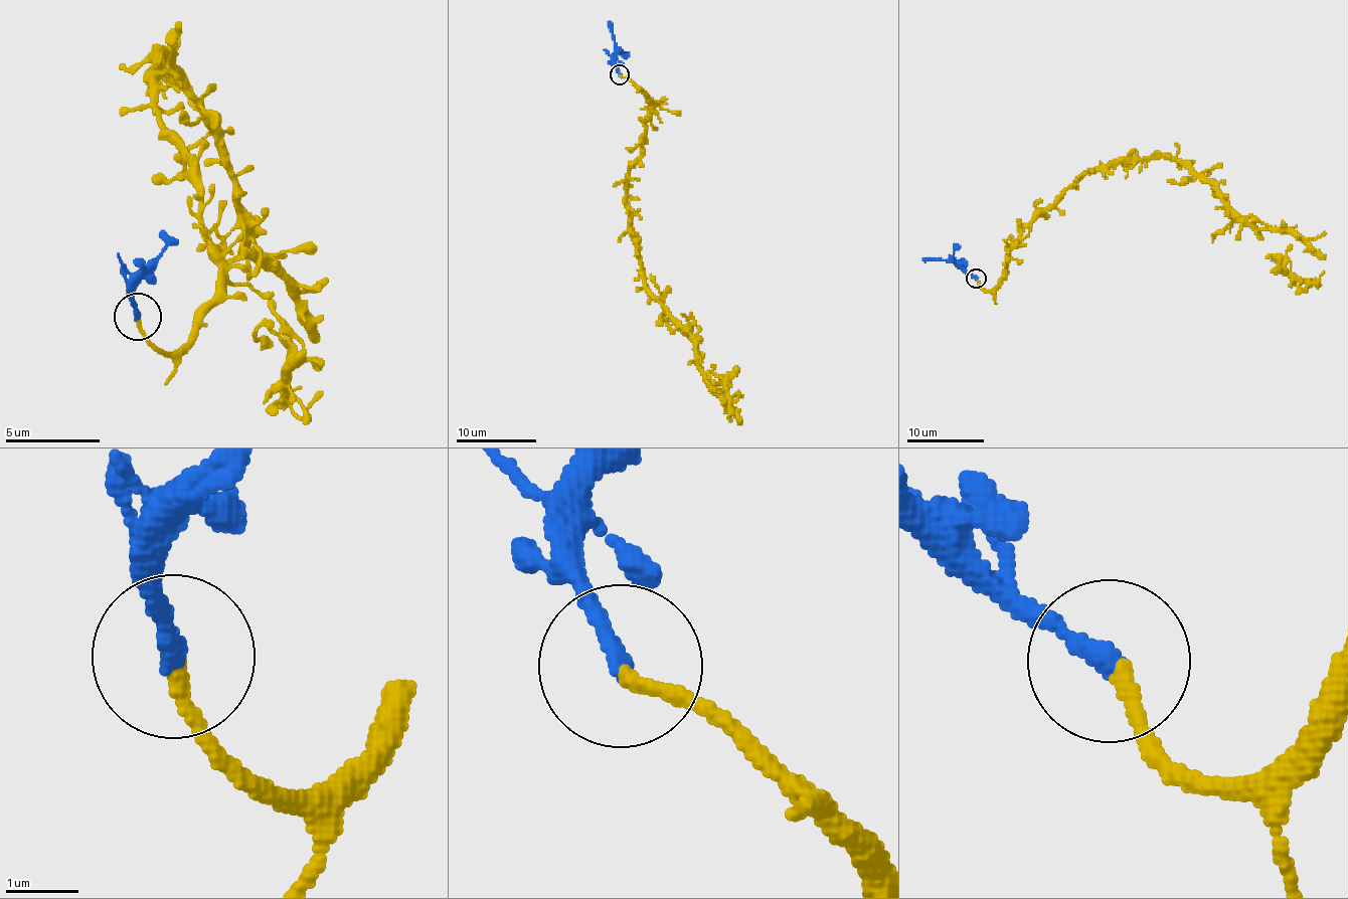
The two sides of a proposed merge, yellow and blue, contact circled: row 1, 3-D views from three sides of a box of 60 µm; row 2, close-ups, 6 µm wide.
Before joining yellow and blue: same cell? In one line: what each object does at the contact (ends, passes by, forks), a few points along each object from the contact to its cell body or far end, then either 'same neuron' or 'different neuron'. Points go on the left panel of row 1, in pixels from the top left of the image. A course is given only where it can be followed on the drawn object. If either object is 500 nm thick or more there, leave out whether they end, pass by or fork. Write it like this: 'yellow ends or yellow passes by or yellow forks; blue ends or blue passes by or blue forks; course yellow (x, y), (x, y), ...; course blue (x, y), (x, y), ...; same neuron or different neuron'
yellow ends; blue ends; course yellow (136, 320), (178, 351), (216, 292), (191, 153), (150, 76), (166, 54), (280, 280), (287, 392), (289, 370); course blue (136, 315), (139, 274), (143, 264), (135, 258); same neuron

